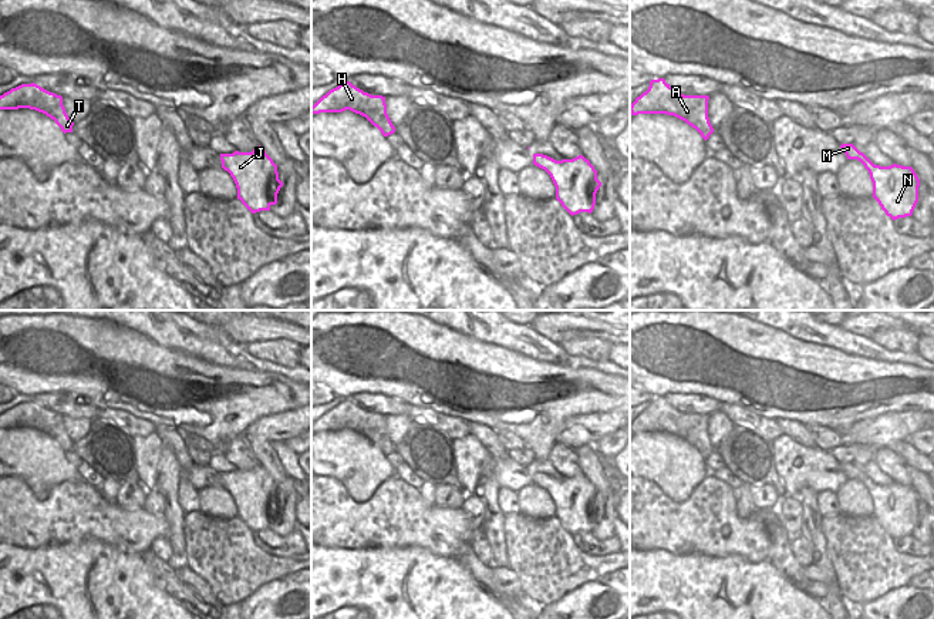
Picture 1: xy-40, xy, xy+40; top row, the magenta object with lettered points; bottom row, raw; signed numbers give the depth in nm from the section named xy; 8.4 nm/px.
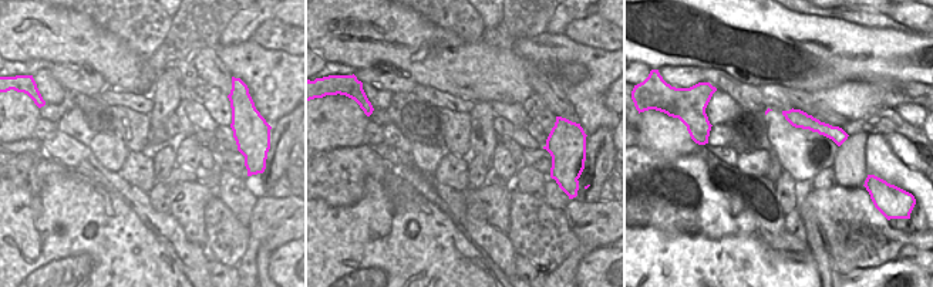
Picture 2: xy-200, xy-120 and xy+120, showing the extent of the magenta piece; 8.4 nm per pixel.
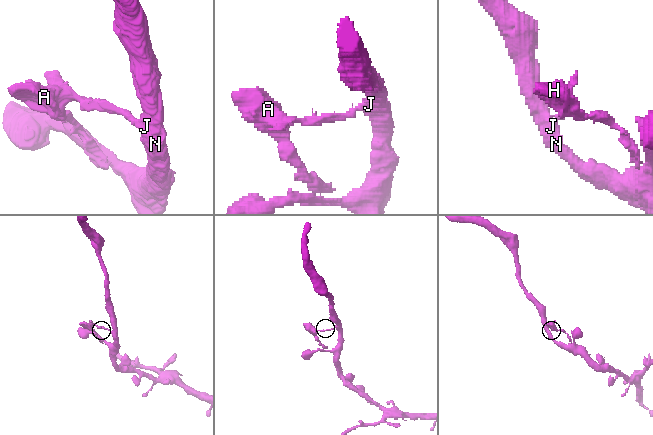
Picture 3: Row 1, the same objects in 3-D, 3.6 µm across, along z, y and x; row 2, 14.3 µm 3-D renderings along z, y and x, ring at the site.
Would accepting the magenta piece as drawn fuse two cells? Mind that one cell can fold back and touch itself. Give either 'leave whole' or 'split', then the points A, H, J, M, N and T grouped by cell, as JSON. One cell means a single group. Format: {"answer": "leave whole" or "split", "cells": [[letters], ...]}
{"answer": "split", "cells": [["A", "H", "M", "T"], ["J", "N"]]}

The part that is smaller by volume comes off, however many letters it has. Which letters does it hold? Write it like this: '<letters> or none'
A, H, M, T

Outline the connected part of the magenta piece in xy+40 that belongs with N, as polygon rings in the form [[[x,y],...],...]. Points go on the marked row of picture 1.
[[[864,154],[857,158],[870,174],[873,198],[893,221],[911,216],[918,202],[920,179],[911,166],[874,165]]]

